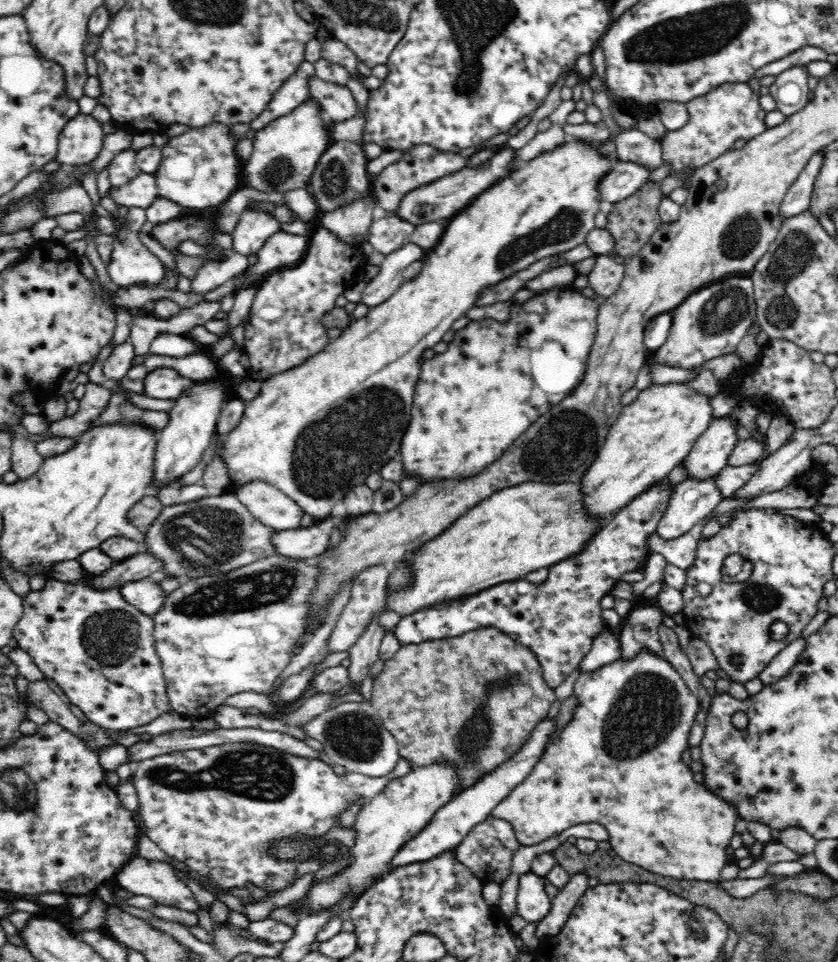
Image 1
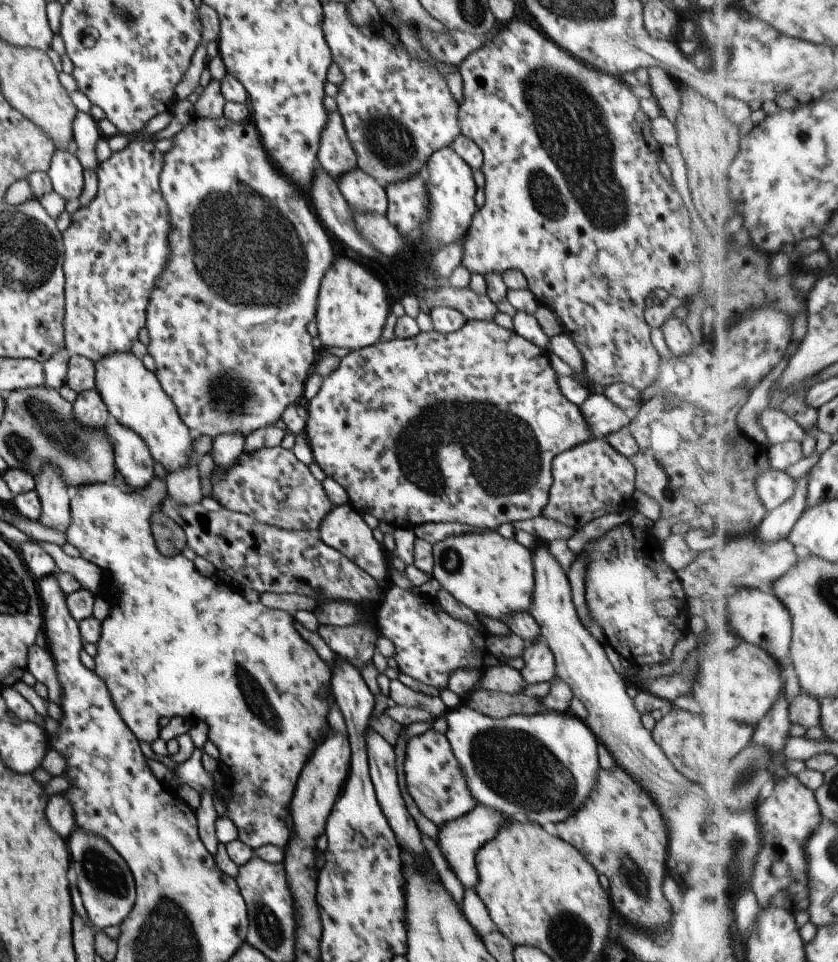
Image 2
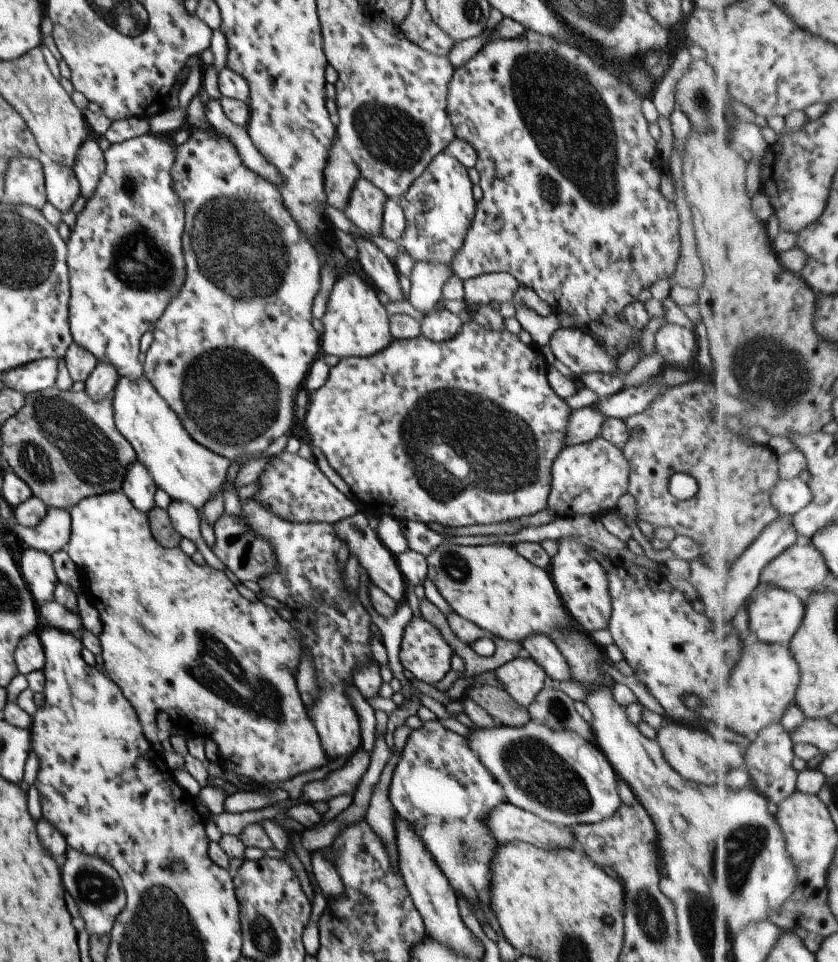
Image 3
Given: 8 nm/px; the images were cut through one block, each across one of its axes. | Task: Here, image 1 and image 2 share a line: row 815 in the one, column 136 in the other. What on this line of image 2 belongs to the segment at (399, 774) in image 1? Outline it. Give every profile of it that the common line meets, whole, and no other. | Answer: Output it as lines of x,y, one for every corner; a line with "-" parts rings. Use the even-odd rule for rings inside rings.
131,140
121,152
111,154
105,162
101,162
97,166
95,176
97,176
97,186
93,200
85,206
79,207
78,210
69,214
69,227
61,233
63,243
63,296
64,296
64,312
63,312
63,348
69,355
82,356
87,360
97,362
99,358
113,354
113,352
130,352
133,340
137,339
139,330
145,327
145,306
149,302
151,290
155,280
159,278
159,274
163,272
167,260
169,260
169,248
167,248
167,232
171,228
169,216
167,216
167,207
161,196
158,176
163,166
163,154
153,146
154,142
147,140

